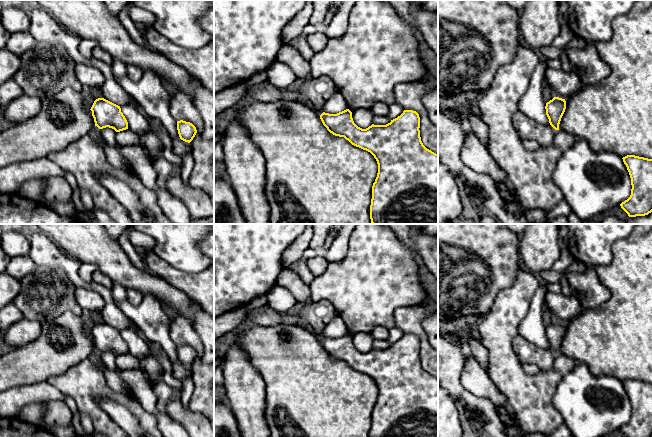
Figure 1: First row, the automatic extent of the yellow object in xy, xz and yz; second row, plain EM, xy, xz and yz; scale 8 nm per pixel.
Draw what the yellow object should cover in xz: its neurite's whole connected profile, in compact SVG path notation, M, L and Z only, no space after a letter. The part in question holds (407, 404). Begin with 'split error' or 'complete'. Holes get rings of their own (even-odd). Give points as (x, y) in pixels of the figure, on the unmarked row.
complete; M346 333L337 338L323 336L320 343L335 360L344 361L352 369L370 376L377 385L378 397L372 410L370 437L438 437L438 378L427 373L420 361L420 341L416 335L404 334L386 349L372 348L366 353L358 351L352 336Z

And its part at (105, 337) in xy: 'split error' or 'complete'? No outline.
complete

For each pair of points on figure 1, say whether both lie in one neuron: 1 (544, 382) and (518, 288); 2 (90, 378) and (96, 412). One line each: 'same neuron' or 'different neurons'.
1: same neuron
2: same neuron

